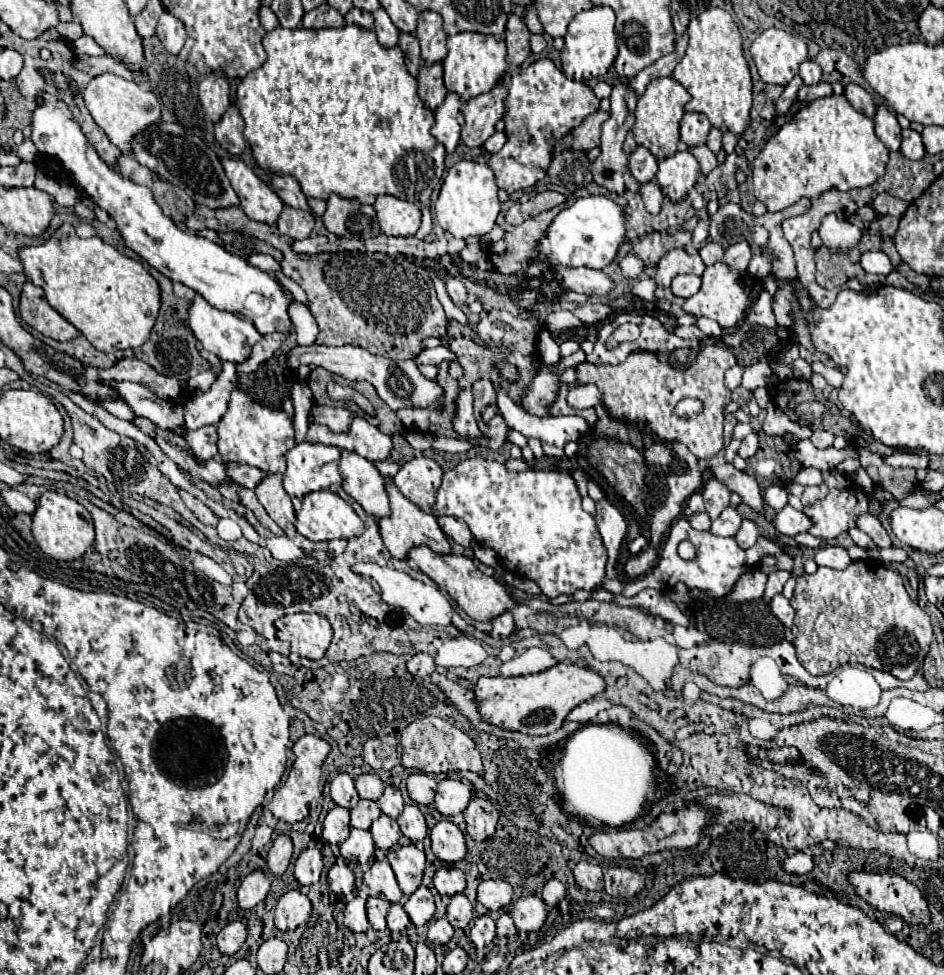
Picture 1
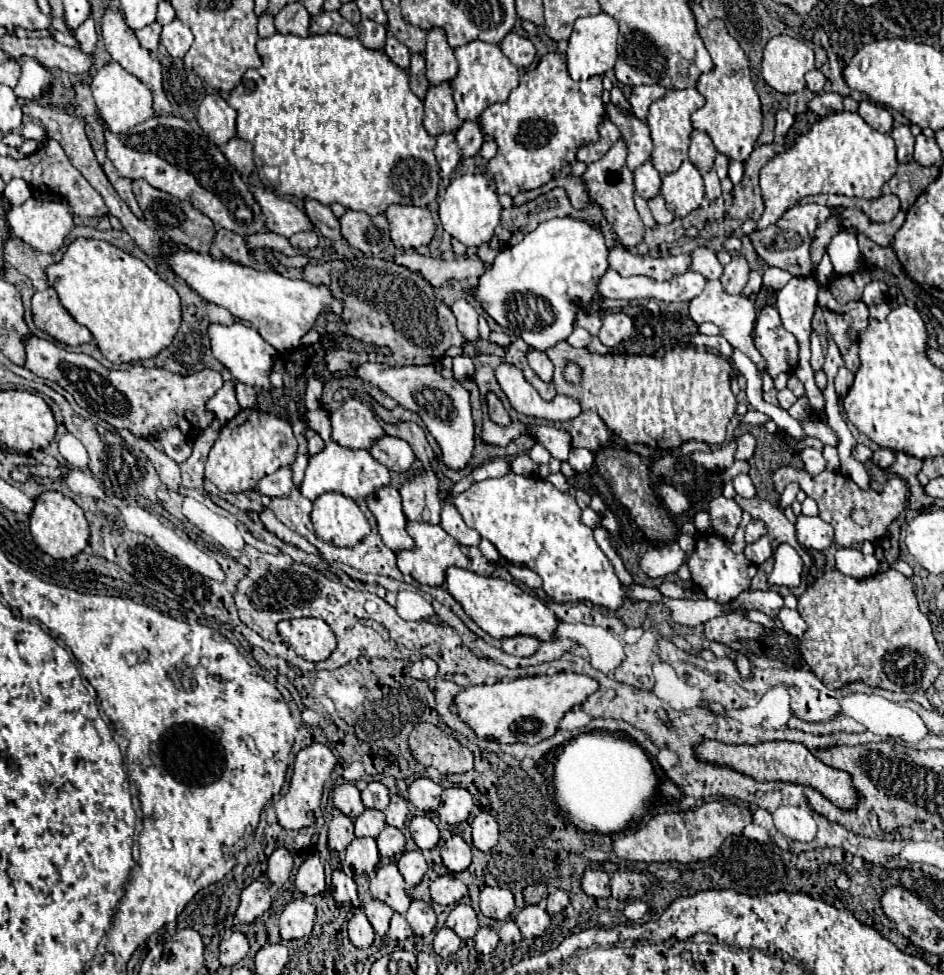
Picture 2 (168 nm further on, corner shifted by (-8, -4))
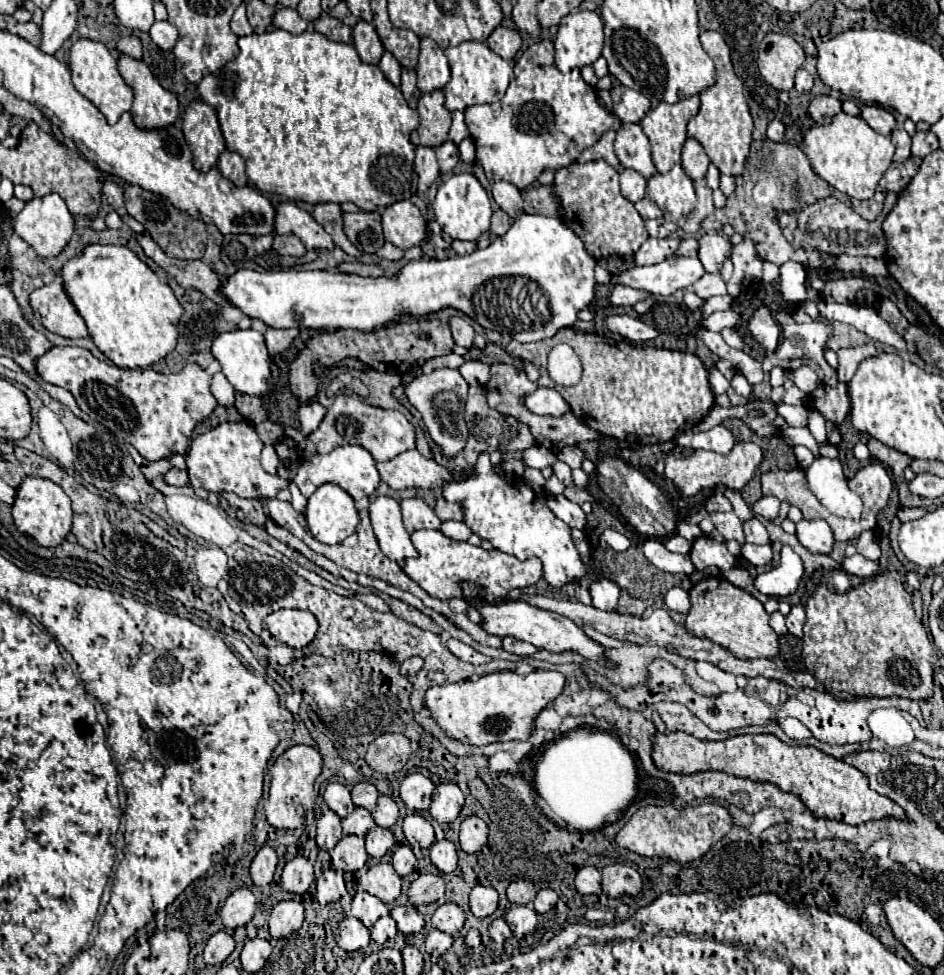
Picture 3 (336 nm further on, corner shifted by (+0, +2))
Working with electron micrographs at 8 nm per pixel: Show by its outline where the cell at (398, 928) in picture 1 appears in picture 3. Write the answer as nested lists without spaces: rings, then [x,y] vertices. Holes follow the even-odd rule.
[[[389,914],[383,916],[383,918],[379,918],[375,922],[375,926],[371,928],[371,940],[377,942],[379,946],[391,942],[395,938],[395,934],[397,934],[397,926],[395,926],[395,920]]]

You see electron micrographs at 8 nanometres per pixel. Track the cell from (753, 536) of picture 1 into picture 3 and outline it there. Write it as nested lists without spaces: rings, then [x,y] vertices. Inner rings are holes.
[[[743,544],[741,556],[747,558],[753,566],[769,566],[773,560],[773,550],[769,544],[757,546],[757,544]]]

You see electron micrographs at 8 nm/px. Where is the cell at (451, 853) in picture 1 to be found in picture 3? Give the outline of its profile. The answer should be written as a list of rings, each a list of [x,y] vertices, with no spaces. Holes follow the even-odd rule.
[[[449,840],[435,842],[429,850],[429,858],[433,866],[437,866],[443,874],[449,874],[457,868],[457,850],[455,850],[455,844]]]

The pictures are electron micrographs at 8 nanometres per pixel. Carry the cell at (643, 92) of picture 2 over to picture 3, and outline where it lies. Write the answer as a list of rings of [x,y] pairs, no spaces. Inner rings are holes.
[[[615,84],[611,88],[613,114],[621,124],[639,124],[641,118],[649,112],[649,100],[637,90],[629,90],[623,84]]]

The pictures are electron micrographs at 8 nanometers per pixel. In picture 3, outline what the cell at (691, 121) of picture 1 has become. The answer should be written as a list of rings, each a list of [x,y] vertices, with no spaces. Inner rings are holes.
[[[687,138],[687,142],[685,142],[683,154],[681,154],[681,166],[693,182],[705,178],[709,158],[707,158],[703,146],[699,142],[695,142],[695,138]]]

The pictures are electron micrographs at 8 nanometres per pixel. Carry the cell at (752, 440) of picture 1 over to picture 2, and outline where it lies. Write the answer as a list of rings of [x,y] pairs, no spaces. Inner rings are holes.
[[[743,434],[737,438],[737,452],[735,452],[735,460],[749,460],[755,454],[757,448],[757,440],[753,434]]]

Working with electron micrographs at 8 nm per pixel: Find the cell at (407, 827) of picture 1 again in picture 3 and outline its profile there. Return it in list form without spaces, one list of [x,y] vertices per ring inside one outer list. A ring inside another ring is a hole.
[[[419,812],[405,816],[403,832],[405,832],[405,838],[409,840],[411,848],[423,848],[425,850],[425,848],[431,848],[431,844],[435,842],[431,822],[425,820]]]

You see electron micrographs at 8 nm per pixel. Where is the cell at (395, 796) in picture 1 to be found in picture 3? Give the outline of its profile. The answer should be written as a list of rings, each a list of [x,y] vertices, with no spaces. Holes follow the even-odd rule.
[[[381,796],[377,802],[377,810],[373,812],[373,820],[381,826],[381,828],[391,828],[399,818],[399,808],[395,804],[393,798],[389,796]]]

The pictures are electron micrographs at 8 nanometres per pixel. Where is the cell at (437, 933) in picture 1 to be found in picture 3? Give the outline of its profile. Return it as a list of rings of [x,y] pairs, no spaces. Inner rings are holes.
[[[431,930],[425,938],[425,948],[427,954],[431,954],[433,958],[439,958],[441,954],[445,954],[453,944],[453,936],[441,932],[441,930]]]

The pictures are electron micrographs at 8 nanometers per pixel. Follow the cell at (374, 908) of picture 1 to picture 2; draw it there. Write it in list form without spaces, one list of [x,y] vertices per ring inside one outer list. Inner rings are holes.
[[[371,900],[371,902],[367,902],[367,906],[365,906],[365,914],[367,914],[371,926],[375,928],[375,932],[377,932],[379,936],[385,936],[387,930],[389,930],[389,922],[391,922],[393,910],[391,910],[387,904],[379,902],[379,900]]]

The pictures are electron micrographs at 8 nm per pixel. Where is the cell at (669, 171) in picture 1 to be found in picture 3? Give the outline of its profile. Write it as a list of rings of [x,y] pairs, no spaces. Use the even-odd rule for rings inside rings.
[[[675,164],[667,174],[651,176],[647,182],[647,198],[659,206],[663,218],[669,222],[679,222],[697,204],[693,182],[681,164]]]

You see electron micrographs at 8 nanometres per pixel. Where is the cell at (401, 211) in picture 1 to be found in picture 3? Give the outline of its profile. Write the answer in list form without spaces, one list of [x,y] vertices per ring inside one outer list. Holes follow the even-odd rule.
[[[409,200],[395,202],[383,210],[383,234],[385,240],[401,250],[419,246],[425,238],[427,222],[419,208]]]

